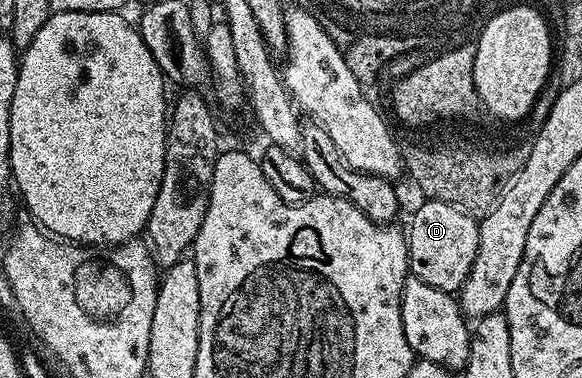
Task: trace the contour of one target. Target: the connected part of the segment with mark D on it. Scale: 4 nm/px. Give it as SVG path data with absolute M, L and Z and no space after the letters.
M430 199L422 202L411 217L411 226L406 226L407 268L410 276L429 283L452 295L469 279L473 261L477 259L479 242L479 221L471 214L453 207L453 203L441 203Z

